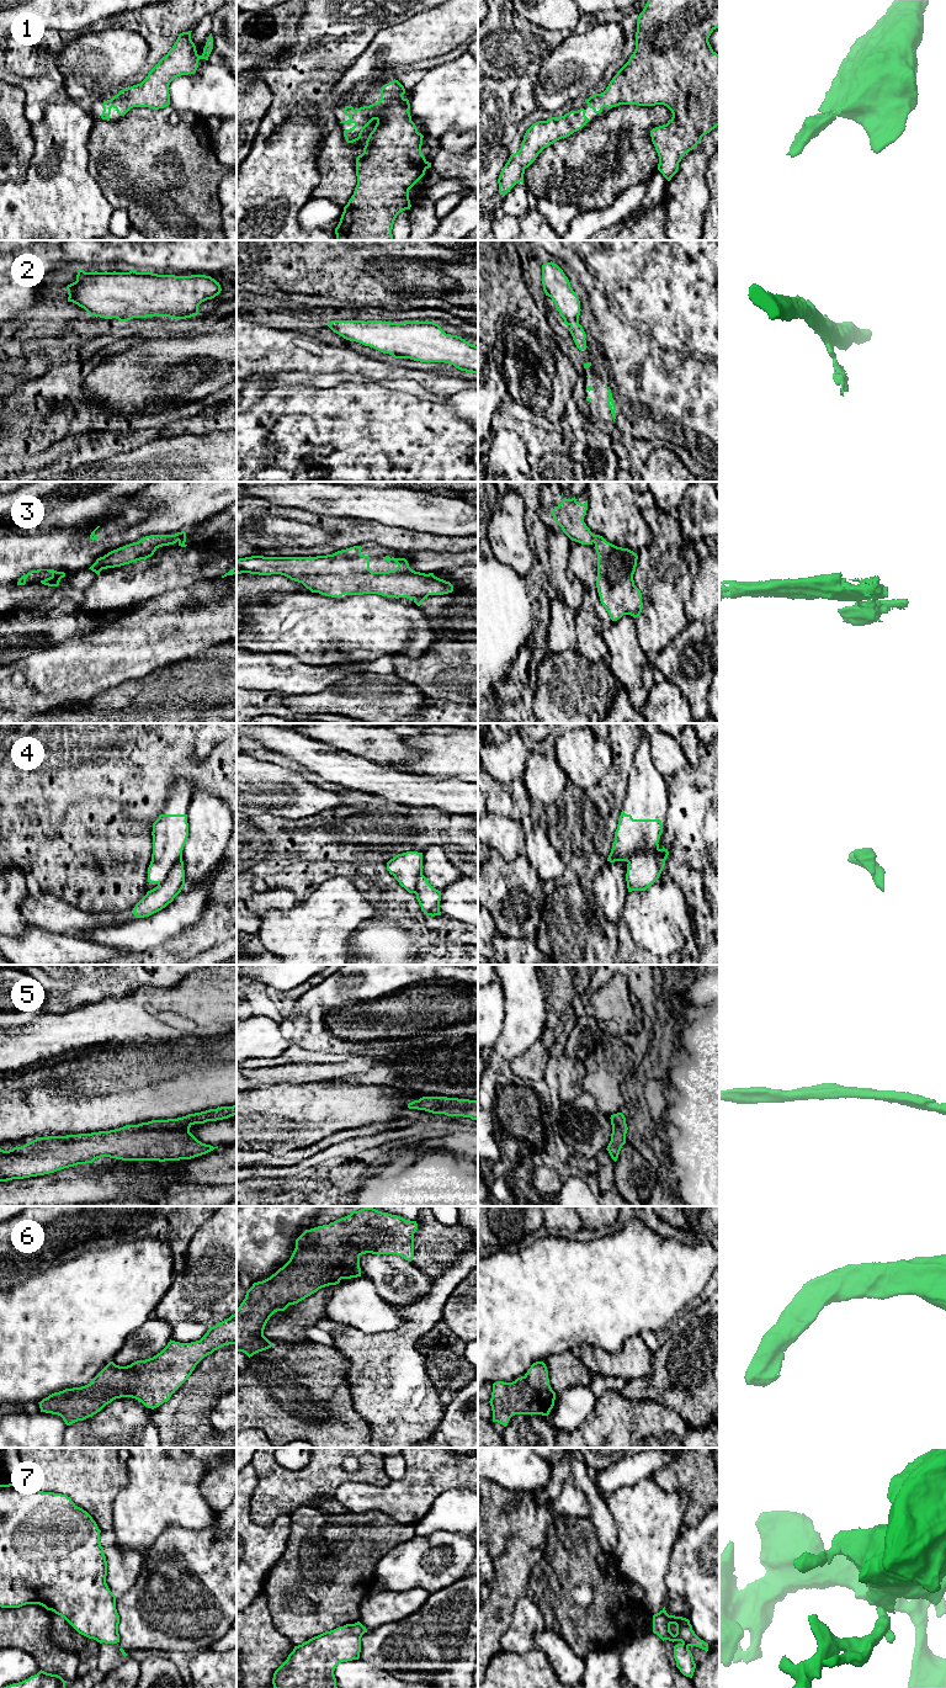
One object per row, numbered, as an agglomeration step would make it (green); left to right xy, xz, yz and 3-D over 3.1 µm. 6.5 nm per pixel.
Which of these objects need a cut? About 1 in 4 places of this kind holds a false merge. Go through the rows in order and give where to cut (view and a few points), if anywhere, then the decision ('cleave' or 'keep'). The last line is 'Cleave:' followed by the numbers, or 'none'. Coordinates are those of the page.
1: cut none; keep
2: cut none; keep
3: cut yz (593, 535), (594, 541); cleave
4: cut yz (658, 844), (634, 854), (627, 861); cleave
5: cut none; keep
6: cut none; keep
7: cut yz (683, 1643), (687, 1646); cleave
Cleave: 3, 4, 7

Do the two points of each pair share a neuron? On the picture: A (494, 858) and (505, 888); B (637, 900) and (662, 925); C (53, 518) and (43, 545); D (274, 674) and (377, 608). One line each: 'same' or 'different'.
A: same
B: same
C: different
D: different

